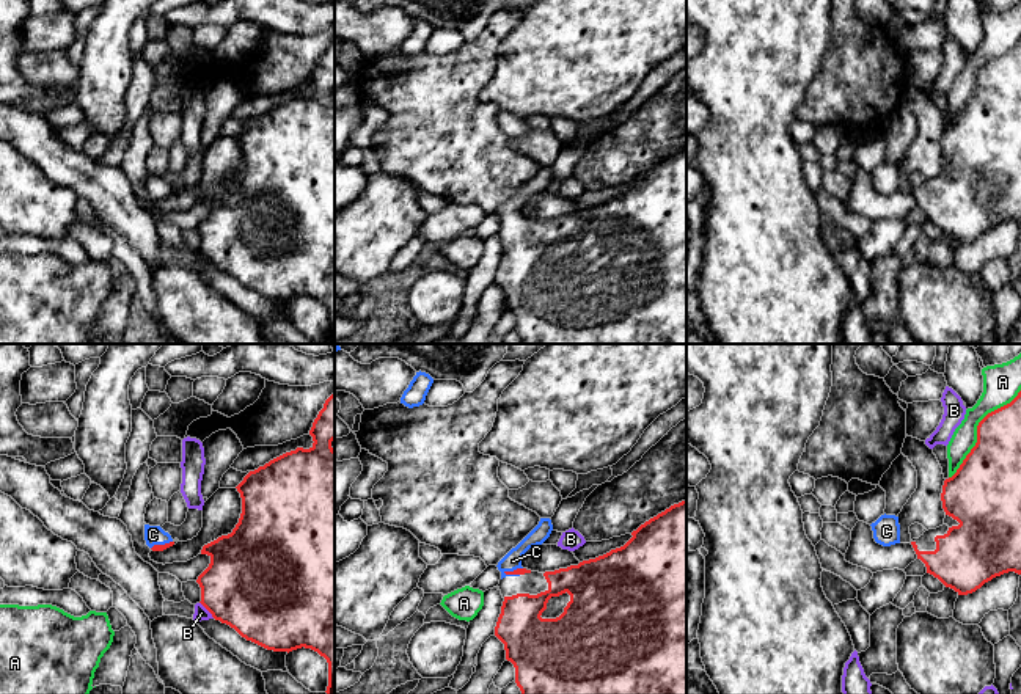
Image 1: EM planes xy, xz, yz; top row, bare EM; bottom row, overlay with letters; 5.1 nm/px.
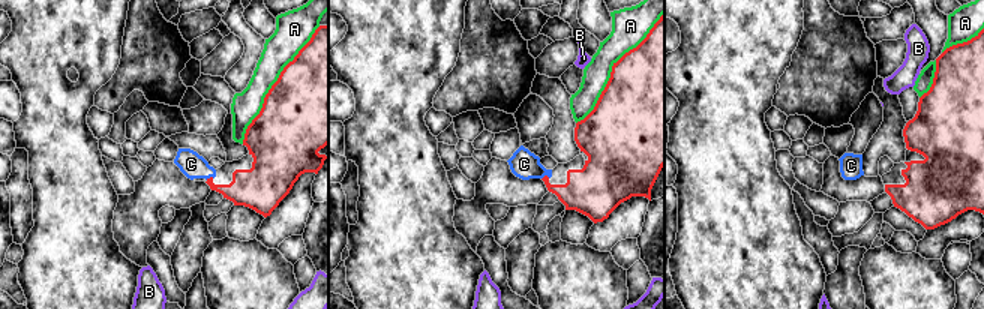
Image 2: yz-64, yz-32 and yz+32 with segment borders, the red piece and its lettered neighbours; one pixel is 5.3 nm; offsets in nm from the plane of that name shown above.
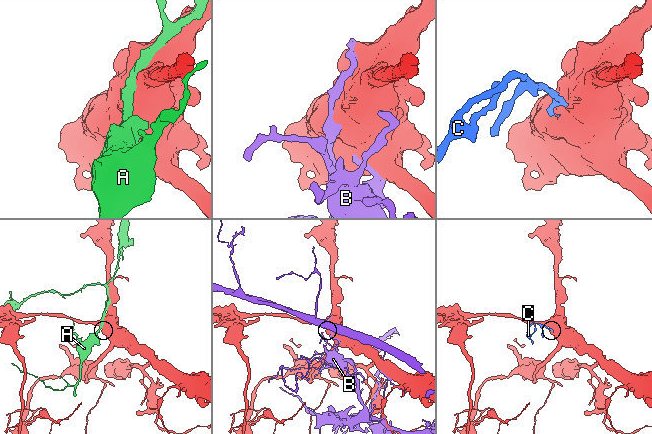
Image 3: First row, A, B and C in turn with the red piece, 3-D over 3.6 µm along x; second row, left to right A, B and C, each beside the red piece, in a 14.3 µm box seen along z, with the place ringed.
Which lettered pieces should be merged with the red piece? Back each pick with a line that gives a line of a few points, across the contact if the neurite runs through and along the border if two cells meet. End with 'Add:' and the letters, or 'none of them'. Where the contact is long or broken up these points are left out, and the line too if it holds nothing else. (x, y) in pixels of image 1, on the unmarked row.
C: line xz (519, 219), (512, 220), (512, 209)
Add: C

